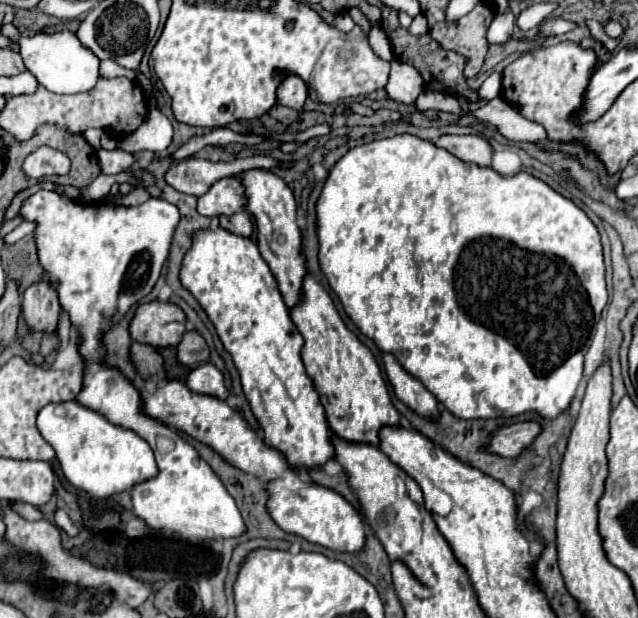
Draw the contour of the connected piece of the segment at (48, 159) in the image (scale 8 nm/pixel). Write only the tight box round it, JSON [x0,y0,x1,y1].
[21,146,69,178]

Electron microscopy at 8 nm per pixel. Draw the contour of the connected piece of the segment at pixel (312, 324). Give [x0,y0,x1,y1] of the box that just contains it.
[289,274,399,444]

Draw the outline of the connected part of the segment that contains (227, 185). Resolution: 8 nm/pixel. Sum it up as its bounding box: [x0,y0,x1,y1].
[197,178,243,216]

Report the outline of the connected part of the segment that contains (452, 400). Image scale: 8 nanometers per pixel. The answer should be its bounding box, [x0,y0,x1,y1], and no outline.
[317,134,607,420]

